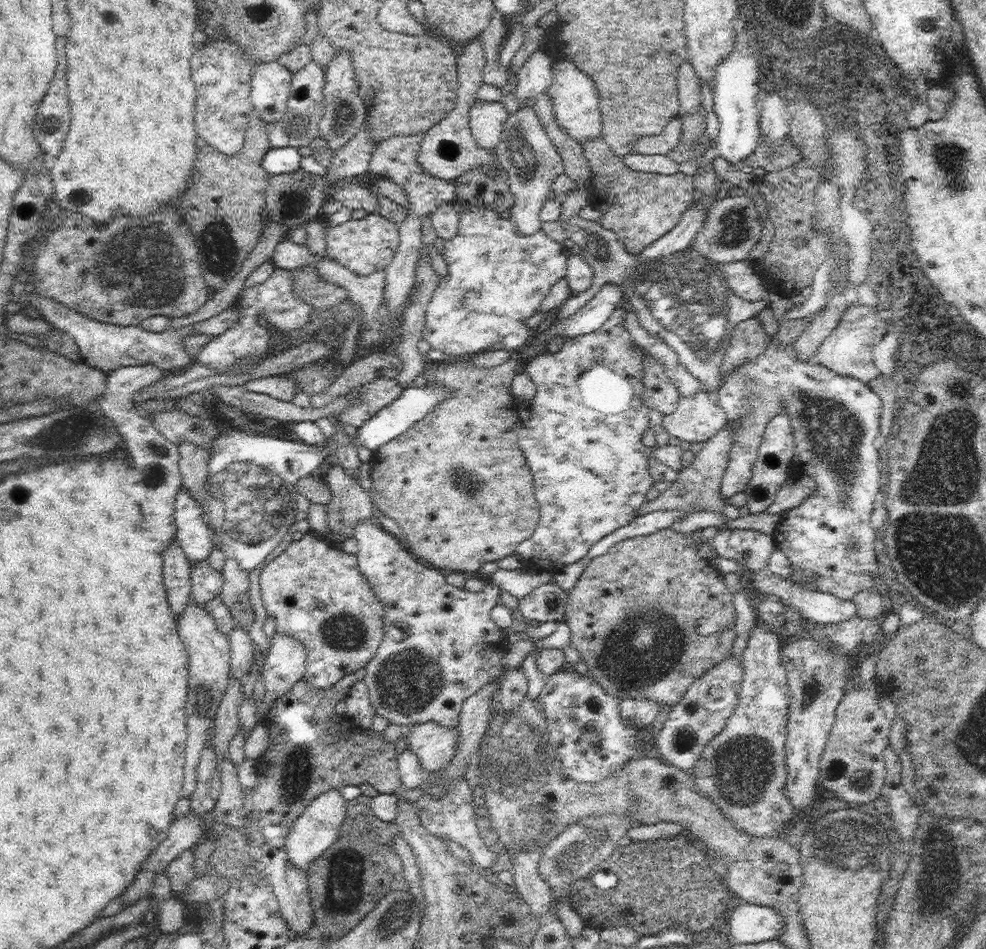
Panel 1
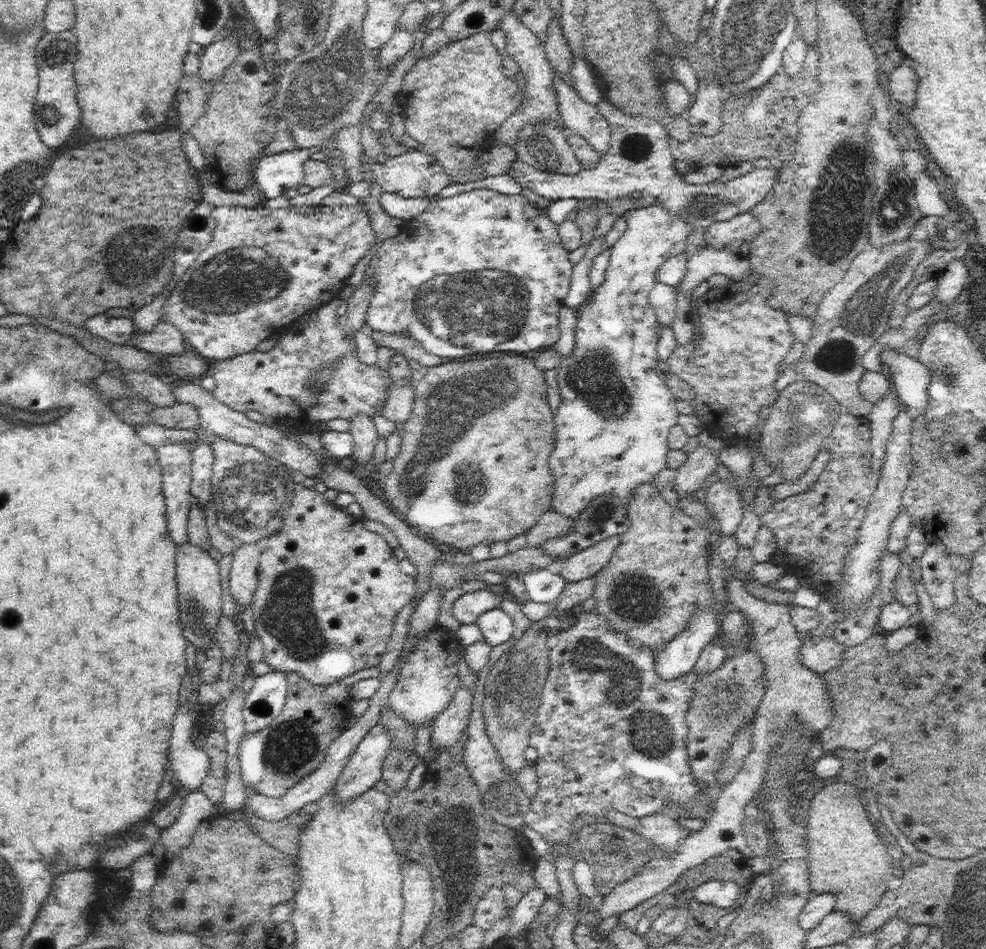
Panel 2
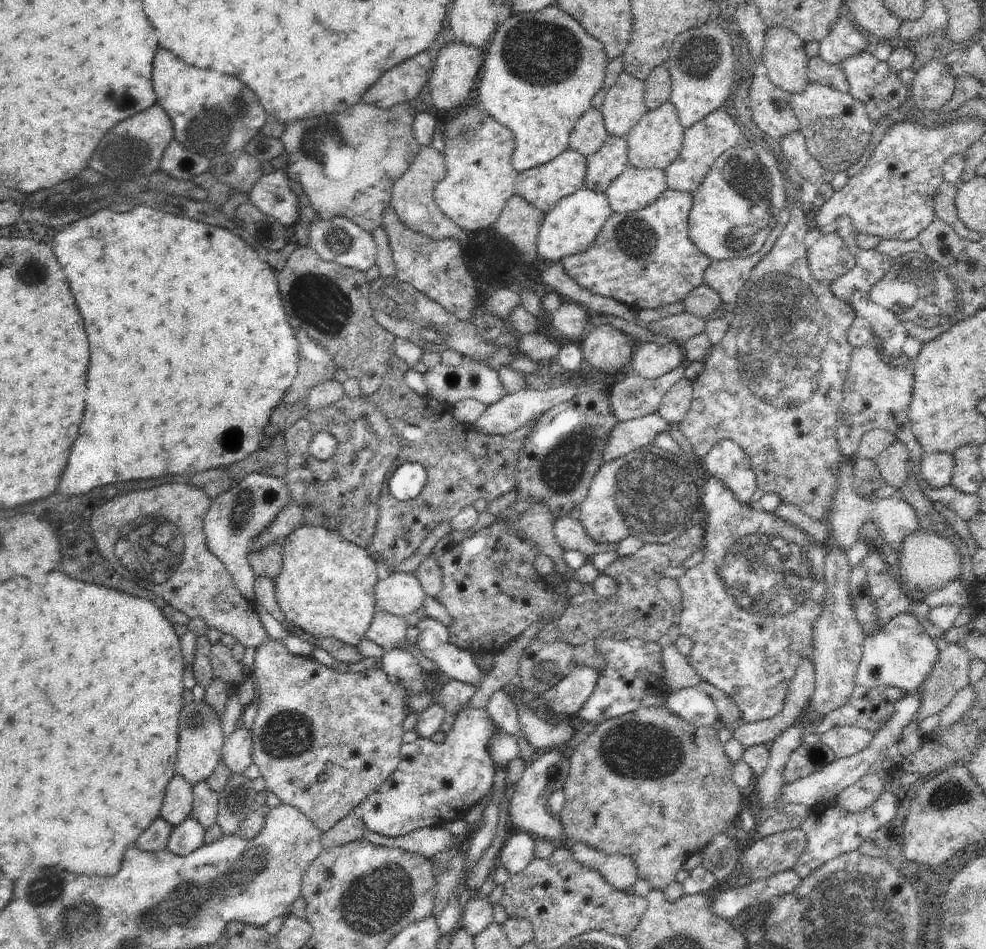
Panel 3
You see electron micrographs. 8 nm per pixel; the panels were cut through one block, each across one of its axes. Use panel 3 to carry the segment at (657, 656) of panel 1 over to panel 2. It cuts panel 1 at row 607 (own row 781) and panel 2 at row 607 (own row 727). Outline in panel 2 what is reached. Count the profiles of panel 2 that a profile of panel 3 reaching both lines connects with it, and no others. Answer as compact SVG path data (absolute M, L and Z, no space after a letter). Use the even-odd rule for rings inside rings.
M644 482L628 501L629 528L623 533L609 564L596 574L592 596L602 617L617 632L629 637L631 644L652 647L662 652L692 619L694 607L720 608L712 593L708 574L708 527L672 507L652 482Z

